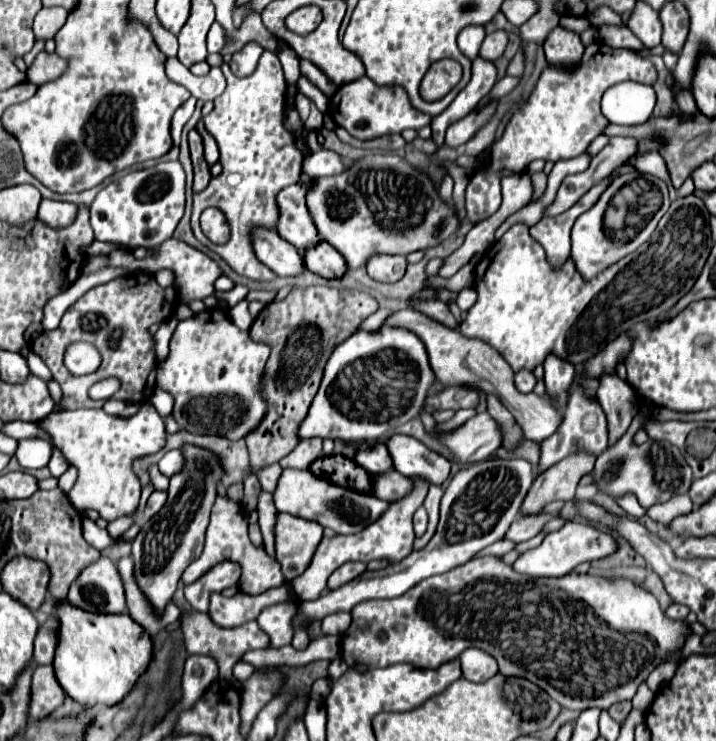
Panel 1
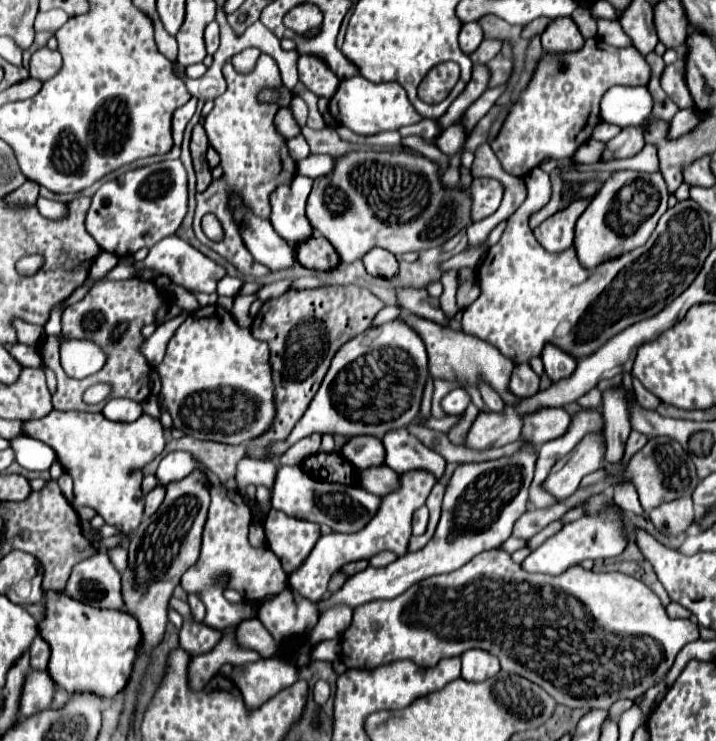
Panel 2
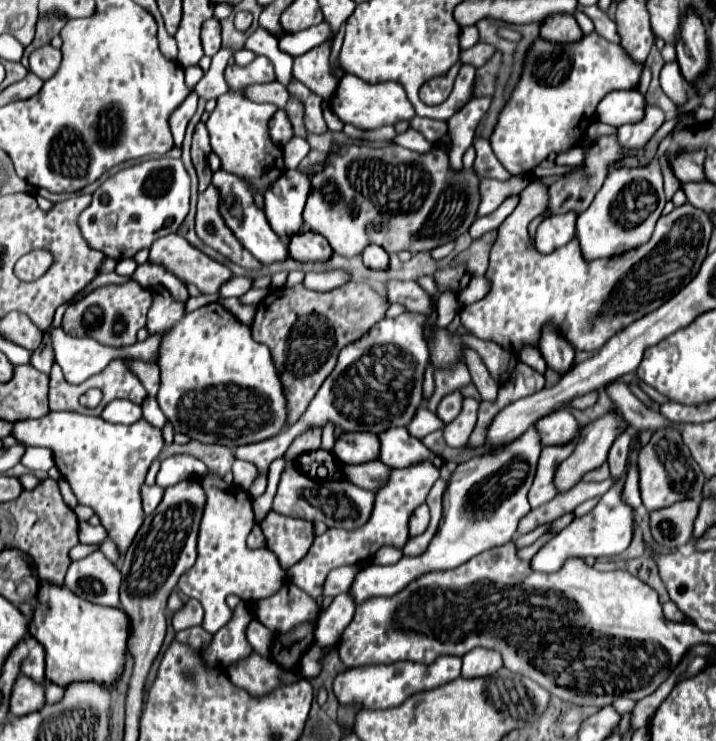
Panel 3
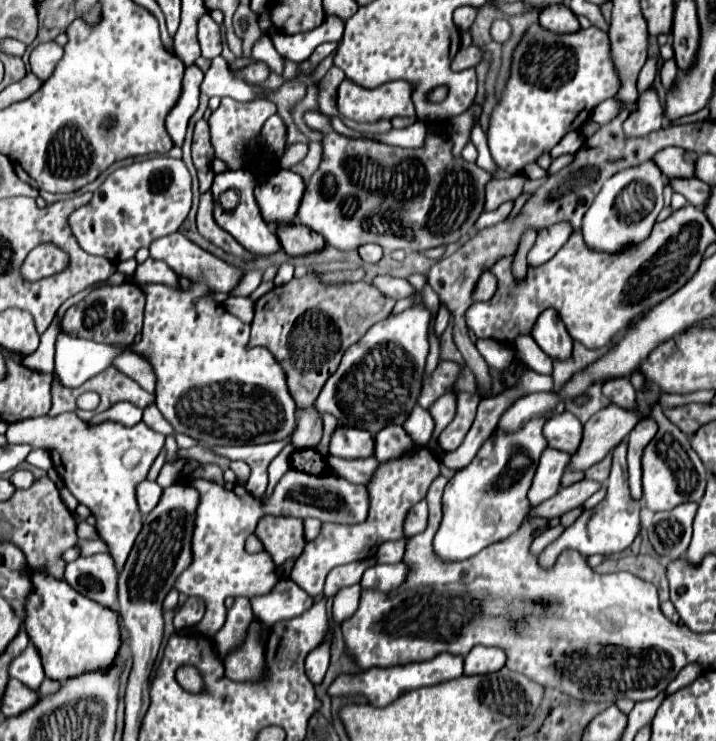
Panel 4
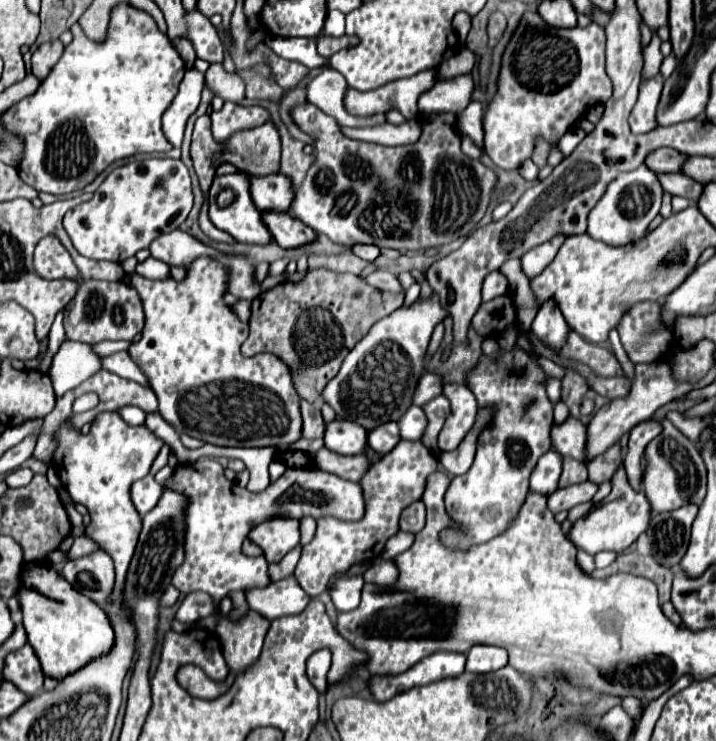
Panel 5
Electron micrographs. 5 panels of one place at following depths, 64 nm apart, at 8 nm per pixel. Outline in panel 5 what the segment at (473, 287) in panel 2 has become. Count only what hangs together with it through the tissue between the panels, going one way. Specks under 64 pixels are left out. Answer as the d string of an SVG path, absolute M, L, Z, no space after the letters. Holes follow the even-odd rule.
M490 272L482 284L482 302L494 300L496 296L506 294L508 290L510 290L510 284L508 284L506 276L502 272Z

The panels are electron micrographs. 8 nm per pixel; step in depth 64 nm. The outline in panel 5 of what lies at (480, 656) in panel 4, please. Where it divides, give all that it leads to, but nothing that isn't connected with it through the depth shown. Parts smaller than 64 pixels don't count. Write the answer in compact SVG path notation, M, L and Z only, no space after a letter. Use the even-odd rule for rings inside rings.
M476 646L468 652L466 670L476 674L488 674L508 664L508 654L500 646Z

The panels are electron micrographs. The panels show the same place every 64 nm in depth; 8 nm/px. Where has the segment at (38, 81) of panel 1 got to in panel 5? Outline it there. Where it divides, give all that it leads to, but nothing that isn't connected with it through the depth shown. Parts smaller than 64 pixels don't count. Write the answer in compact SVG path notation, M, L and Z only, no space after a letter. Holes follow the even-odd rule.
M60 40L40 44L38 50L32 54L32 74L38 80L44 80L48 72L54 68L54 64L60 60L62 52L64 52L64 46Z

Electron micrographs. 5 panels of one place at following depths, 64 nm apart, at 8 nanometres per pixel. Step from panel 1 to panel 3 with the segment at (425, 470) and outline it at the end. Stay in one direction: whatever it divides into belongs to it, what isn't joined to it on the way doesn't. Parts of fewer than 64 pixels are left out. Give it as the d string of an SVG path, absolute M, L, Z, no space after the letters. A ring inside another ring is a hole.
M388 428L380 434L380 460L394 470L408 468L420 462L430 462L436 468L444 464L440 456L436 456L420 440L410 436L406 428Z

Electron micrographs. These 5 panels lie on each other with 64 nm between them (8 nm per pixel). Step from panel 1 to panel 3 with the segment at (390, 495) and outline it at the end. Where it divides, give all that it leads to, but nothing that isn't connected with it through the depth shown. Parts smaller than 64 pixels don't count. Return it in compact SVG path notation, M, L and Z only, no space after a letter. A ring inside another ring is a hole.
M372 460L366 464L352 464L352 466L342 464L342 468L344 468L344 476L348 476L346 478L348 482L372 492L384 486L390 476L390 468L386 464L380 464L380 460Z

